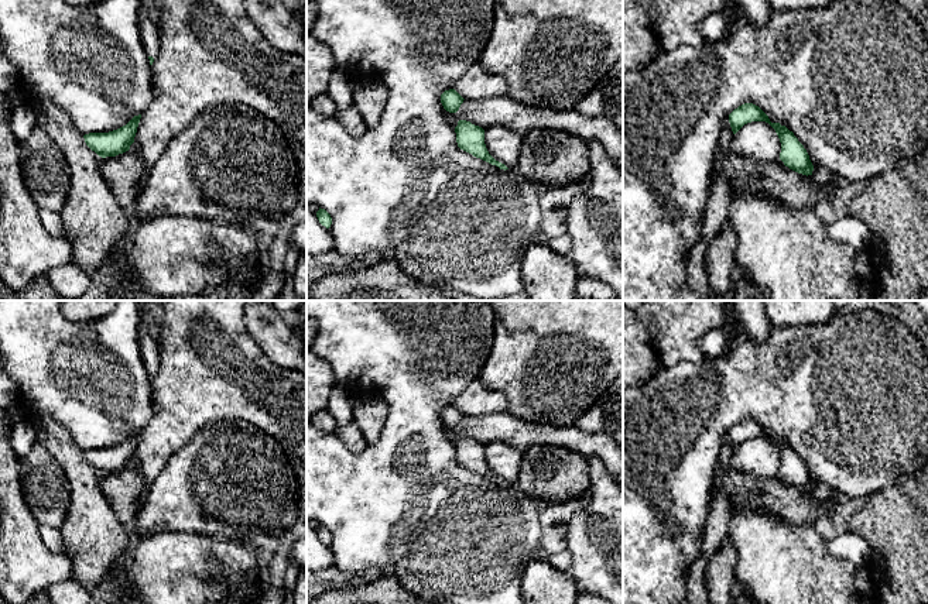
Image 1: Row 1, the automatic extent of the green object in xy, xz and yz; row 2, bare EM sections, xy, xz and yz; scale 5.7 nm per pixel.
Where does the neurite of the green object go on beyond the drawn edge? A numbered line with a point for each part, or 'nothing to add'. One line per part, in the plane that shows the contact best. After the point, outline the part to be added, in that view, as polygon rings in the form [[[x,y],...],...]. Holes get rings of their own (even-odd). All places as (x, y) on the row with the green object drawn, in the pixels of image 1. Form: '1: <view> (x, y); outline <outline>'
nothing to add

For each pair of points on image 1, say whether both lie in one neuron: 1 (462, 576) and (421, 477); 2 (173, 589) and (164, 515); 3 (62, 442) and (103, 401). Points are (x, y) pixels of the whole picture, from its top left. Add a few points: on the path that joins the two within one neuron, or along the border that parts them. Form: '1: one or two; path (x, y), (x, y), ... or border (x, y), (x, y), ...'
1: one; path (462, 552), (421, 511), (421, 501)
2: two; border (198, 534), (153, 532), (144, 536), (133, 536)
3: two; border (44, 414), (50, 415), (82, 452)

